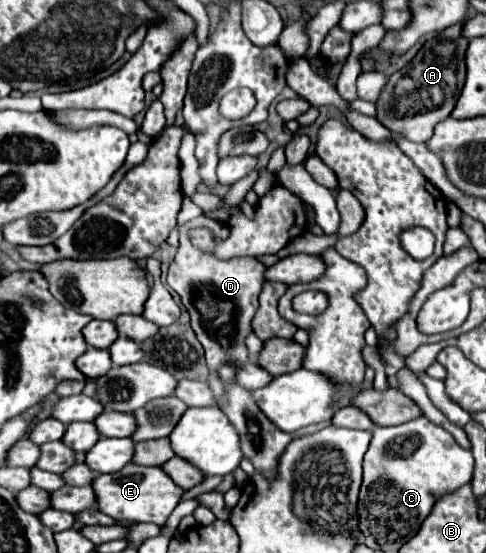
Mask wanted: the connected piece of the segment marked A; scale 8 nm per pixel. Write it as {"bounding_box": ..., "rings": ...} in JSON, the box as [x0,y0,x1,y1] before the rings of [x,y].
{"bounding_box":[376,24,468,142],"rings":[[[454,24],[434,36],[430,36],[414,60],[390,76],[382,96],[378,98],[376,118],[394,132],[404,134],[412,142],[428,142],[434,134],[434,126],[450,116],[454,104],[464,86],[464,54],[468,40],[462,36],[464,24]]]}

